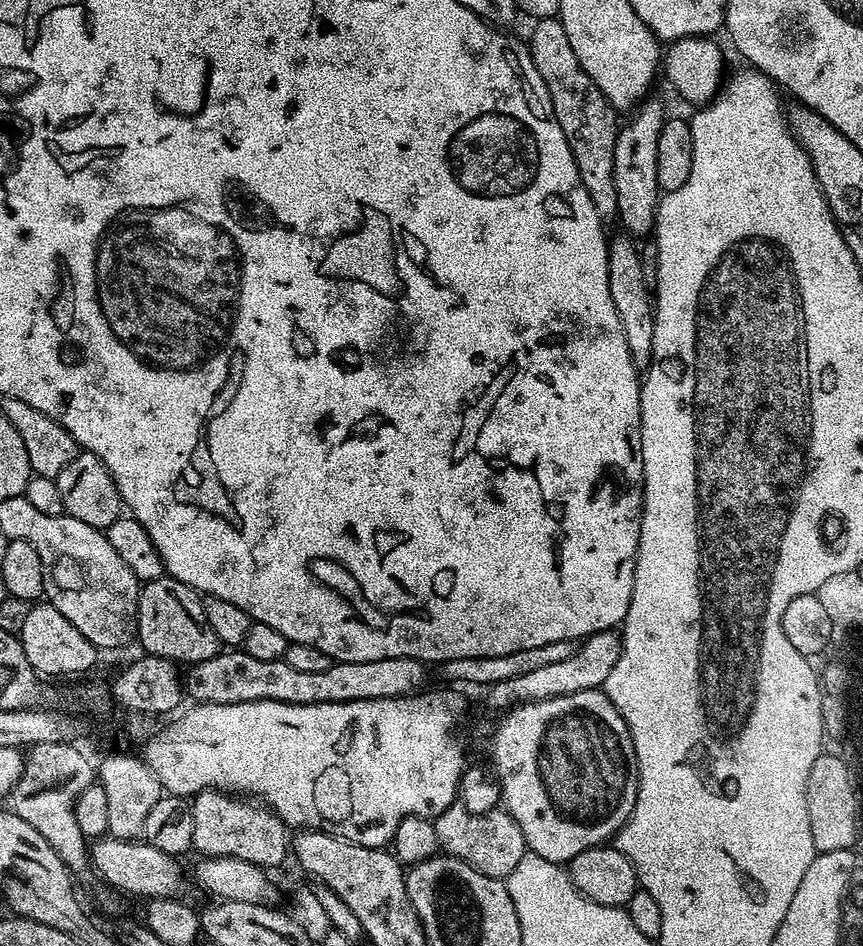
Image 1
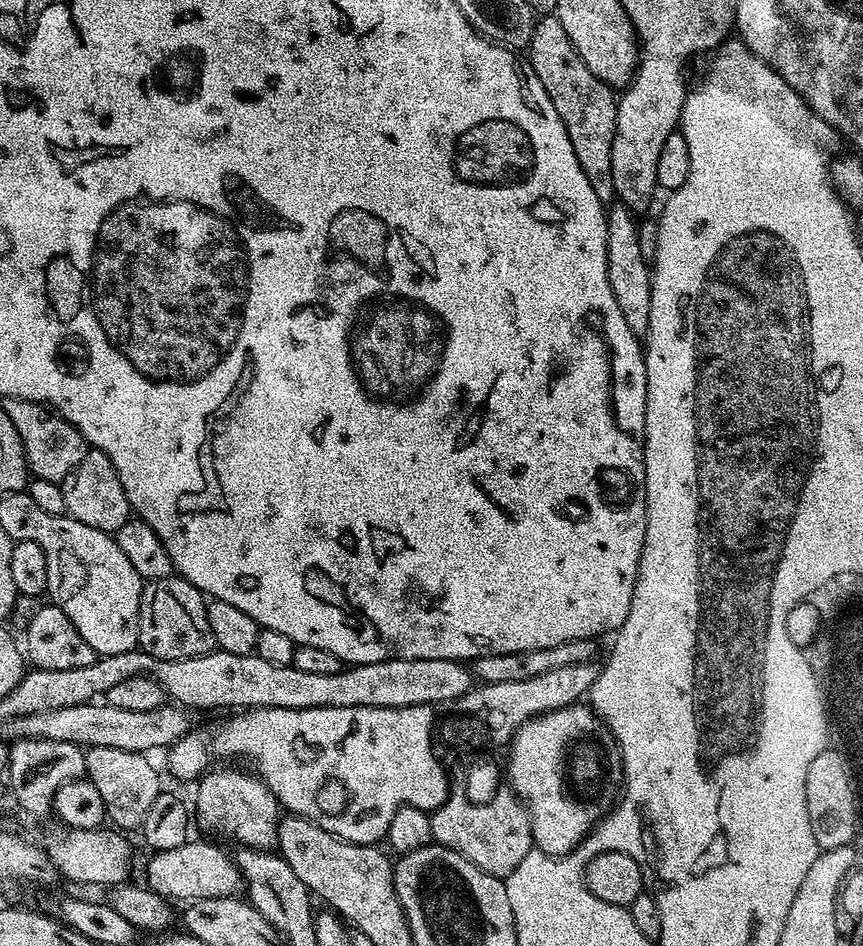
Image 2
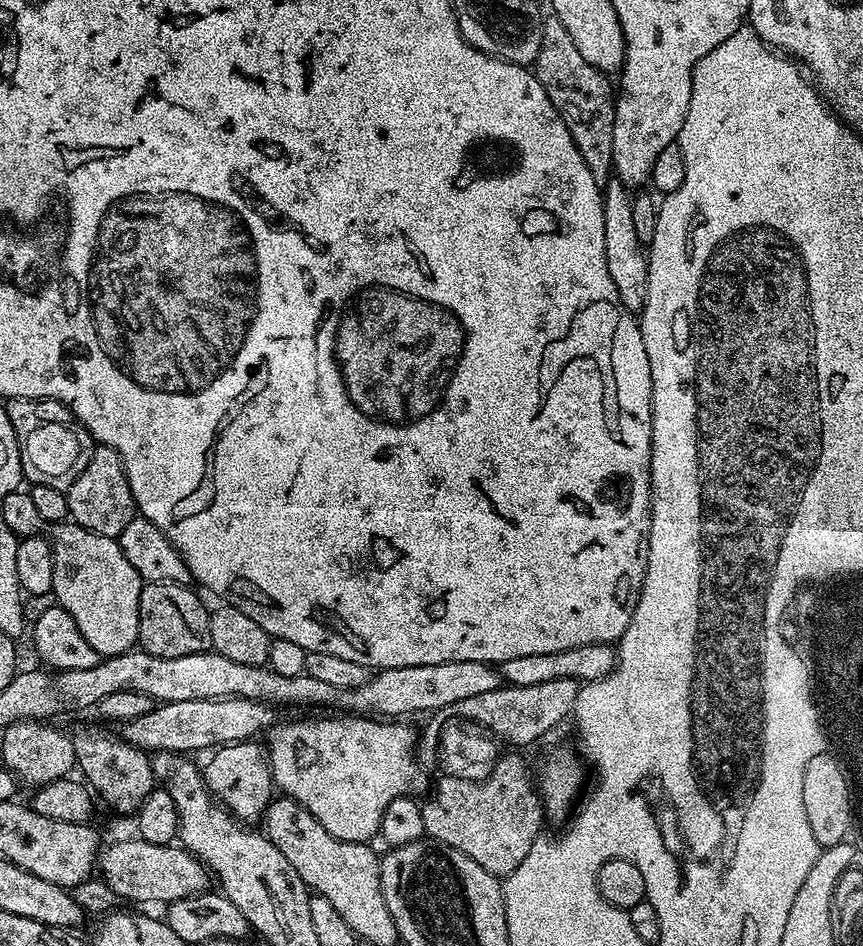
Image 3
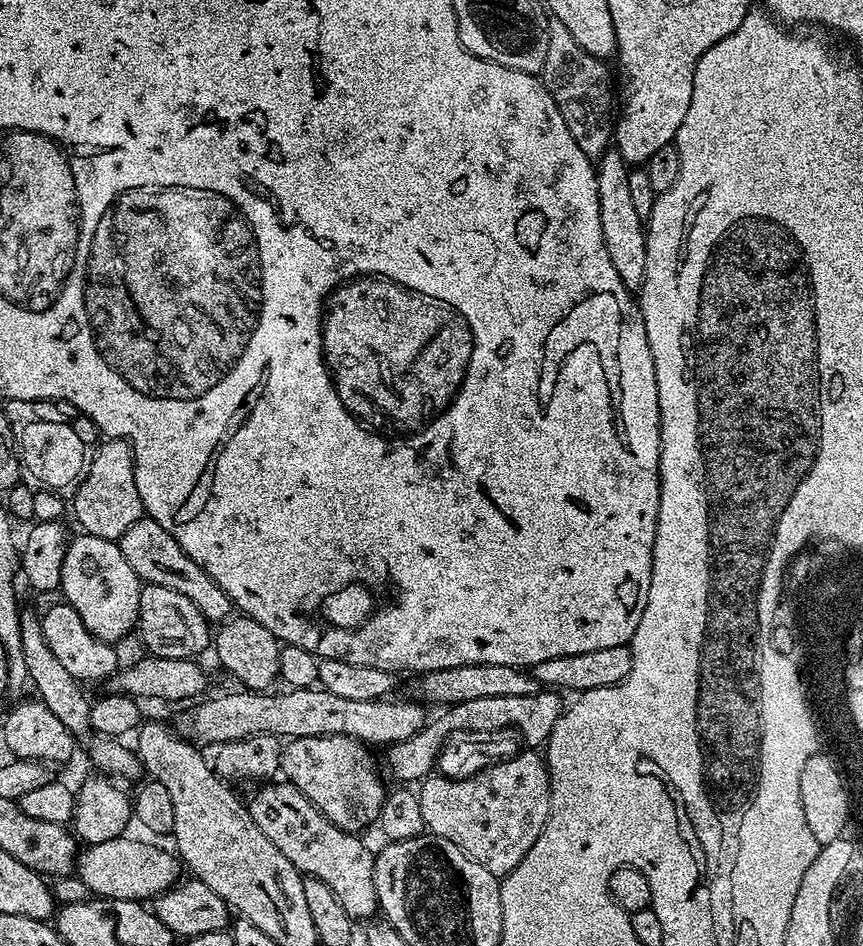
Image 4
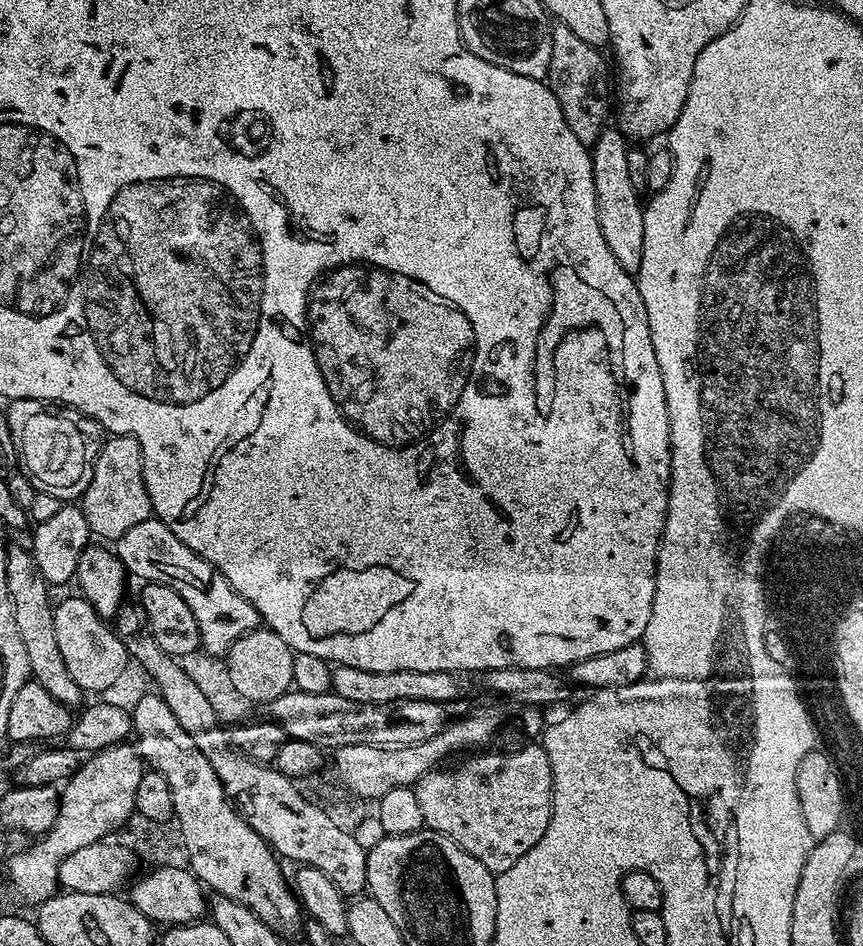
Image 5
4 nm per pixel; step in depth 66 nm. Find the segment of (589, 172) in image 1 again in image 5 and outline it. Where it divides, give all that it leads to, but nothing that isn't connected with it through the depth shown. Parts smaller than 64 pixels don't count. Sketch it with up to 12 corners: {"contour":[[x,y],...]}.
{"contour":[[552,24],[548,89],[586,146],[608,120],[603,51]]}

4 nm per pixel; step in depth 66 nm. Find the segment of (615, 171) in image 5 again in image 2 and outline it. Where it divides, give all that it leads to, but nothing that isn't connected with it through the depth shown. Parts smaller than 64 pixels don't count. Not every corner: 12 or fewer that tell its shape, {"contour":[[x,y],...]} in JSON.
{"contour":[[607,213],[606,274],[626,326],[650,326],[652,268],[638,246],[638,220]]}

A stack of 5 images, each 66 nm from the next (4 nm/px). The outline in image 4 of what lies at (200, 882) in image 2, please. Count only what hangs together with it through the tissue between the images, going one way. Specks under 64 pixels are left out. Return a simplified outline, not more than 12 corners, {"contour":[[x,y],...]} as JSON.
{"contour":[[116,836],[79,853],[93,897],[148,902],[181,879],[156,844]]}

